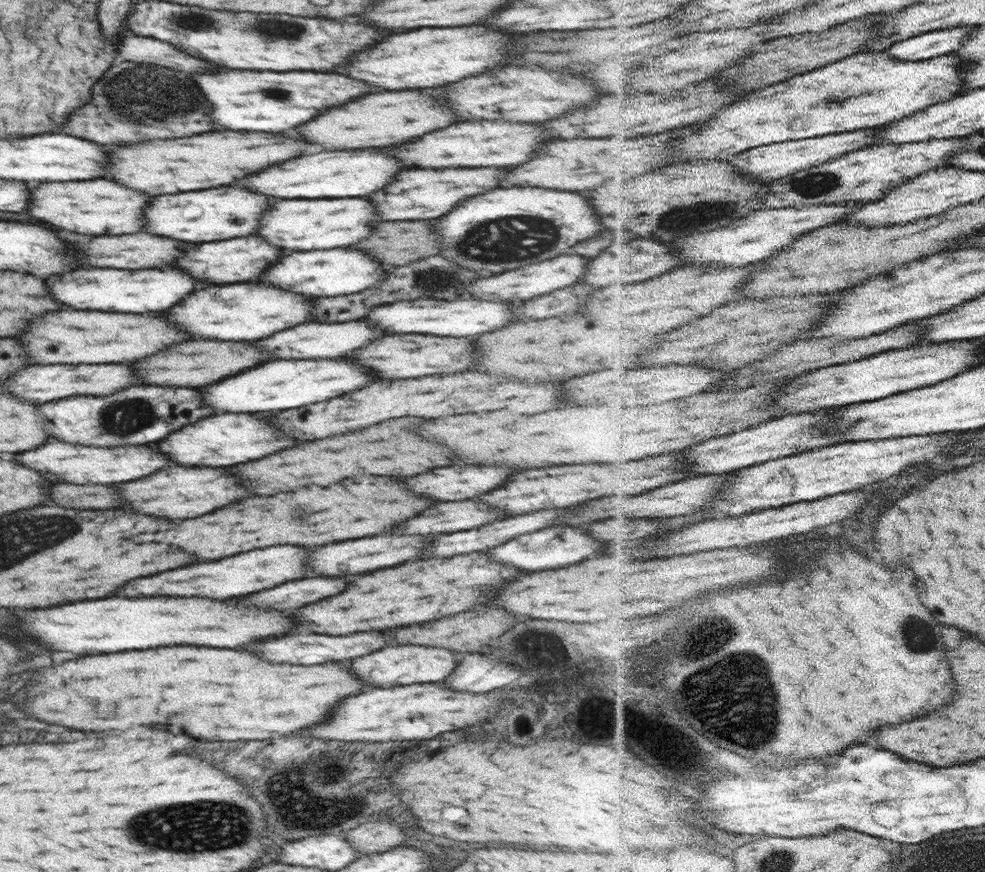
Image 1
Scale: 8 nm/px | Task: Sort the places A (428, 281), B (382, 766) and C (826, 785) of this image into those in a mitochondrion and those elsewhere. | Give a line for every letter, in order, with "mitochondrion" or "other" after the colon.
A: mitochondrion
B: other
C: other

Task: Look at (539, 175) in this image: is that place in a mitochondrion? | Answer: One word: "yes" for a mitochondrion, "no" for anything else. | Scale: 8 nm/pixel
no

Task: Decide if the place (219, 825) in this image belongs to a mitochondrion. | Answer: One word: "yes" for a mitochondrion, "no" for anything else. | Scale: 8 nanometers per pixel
yes

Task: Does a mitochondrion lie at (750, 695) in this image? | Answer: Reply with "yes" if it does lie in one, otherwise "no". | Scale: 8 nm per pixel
yes

